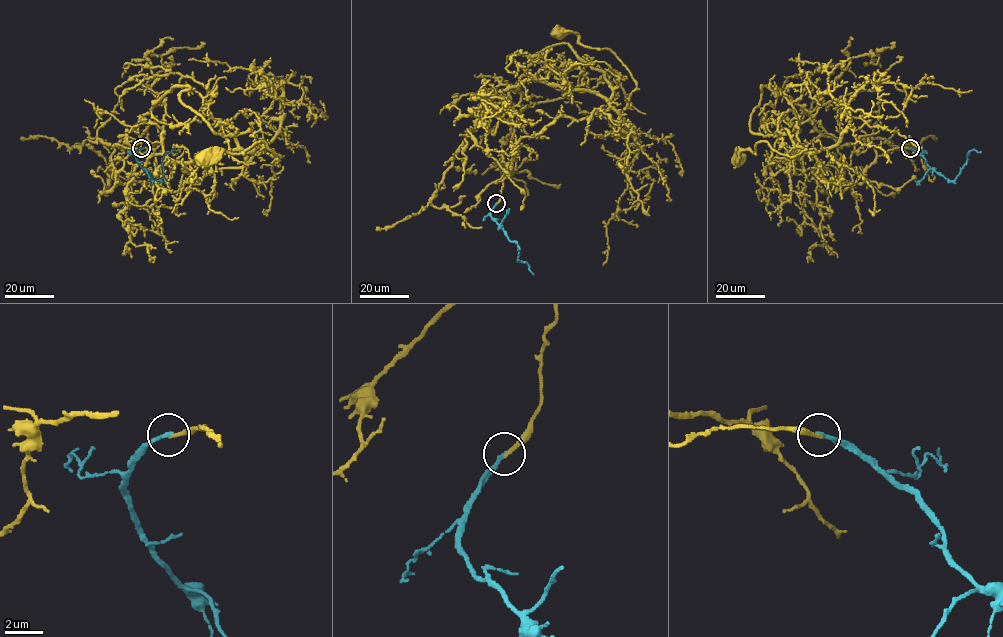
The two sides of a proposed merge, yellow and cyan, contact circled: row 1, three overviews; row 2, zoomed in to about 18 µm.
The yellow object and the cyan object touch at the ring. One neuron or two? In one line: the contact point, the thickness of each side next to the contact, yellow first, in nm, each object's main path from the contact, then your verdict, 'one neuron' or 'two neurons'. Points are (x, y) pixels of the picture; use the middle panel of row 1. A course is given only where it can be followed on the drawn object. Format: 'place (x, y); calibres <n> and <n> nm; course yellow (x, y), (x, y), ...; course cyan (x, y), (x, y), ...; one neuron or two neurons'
place (496, 203); calibres 200 and 220 nm; course yellow (496, 204), (523, 137), (560, 116), (624, 109), (636, 87), (608, 49), (559, 29); course cyan (496, 204), (491, 217), (517, 245), (517, 260), (526, 263), (533, 274); two neurons

